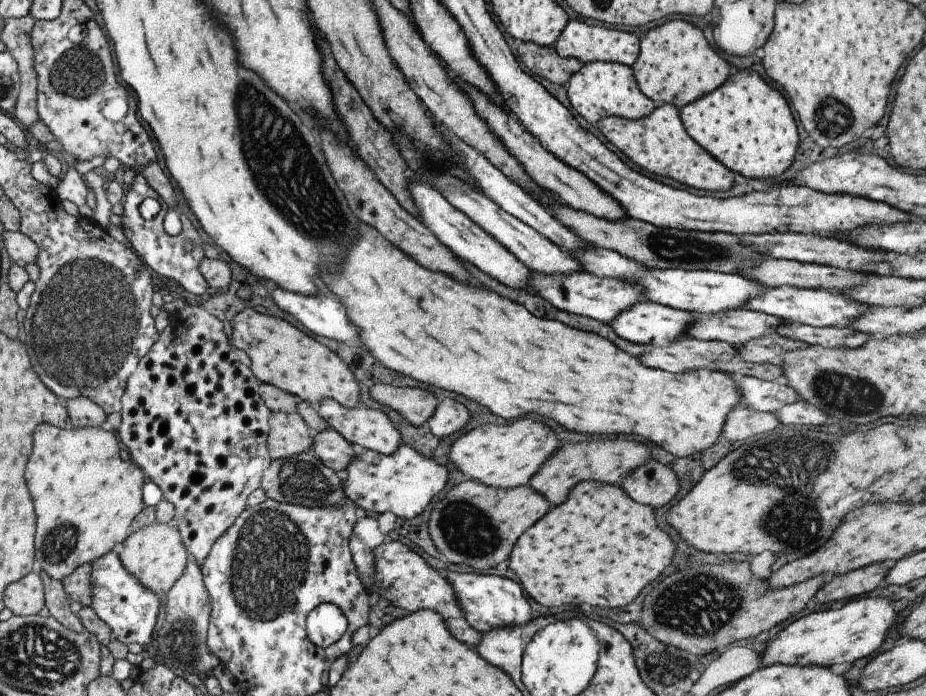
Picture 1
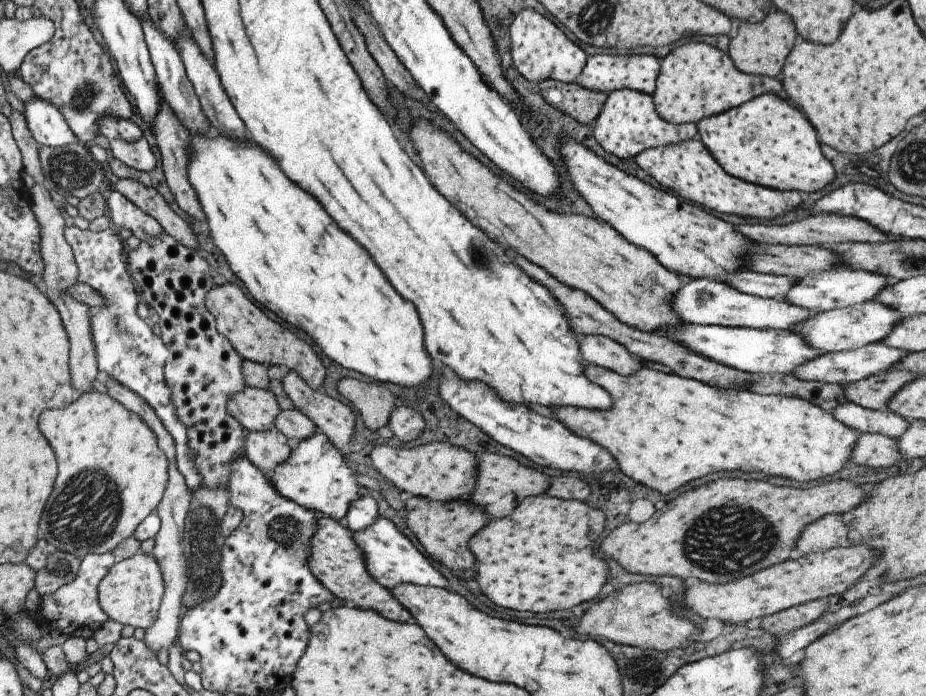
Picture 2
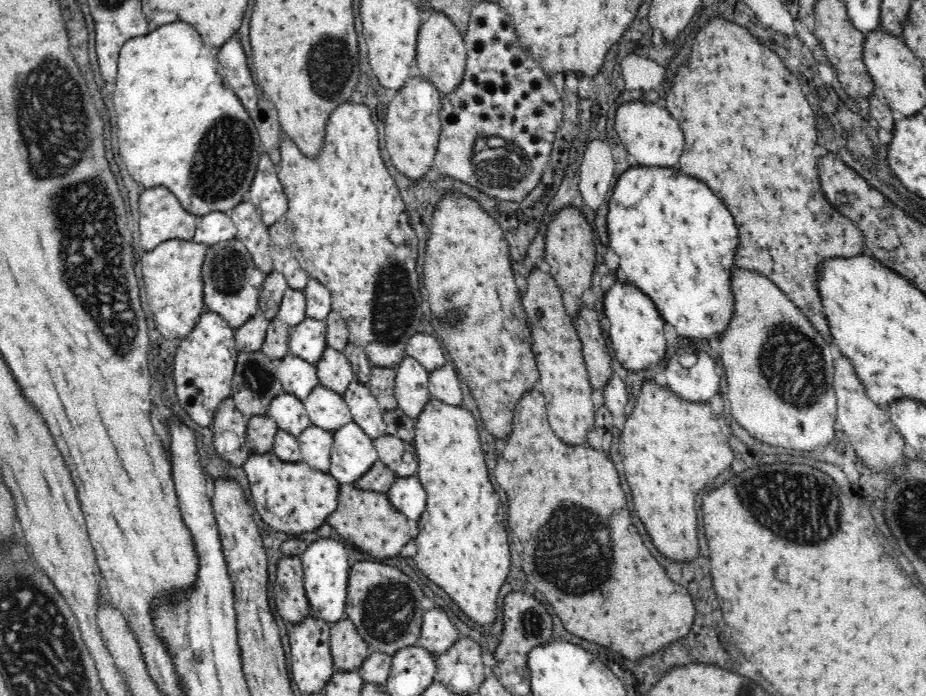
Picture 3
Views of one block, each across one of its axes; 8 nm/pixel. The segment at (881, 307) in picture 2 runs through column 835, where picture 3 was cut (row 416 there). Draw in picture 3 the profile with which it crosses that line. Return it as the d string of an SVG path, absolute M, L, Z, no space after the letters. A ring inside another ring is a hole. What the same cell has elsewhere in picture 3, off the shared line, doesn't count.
M318 385L303 401L312 425L323 430L338 431L353 421L343 395Z

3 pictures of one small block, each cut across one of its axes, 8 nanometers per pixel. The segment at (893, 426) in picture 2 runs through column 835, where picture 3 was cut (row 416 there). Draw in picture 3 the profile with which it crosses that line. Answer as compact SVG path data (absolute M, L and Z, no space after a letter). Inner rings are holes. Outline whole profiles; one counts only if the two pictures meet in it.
M406 354L396 366L395 397L397 406L413 420L418 420L418 415L431 398L428 384L429 373L424 366Z

